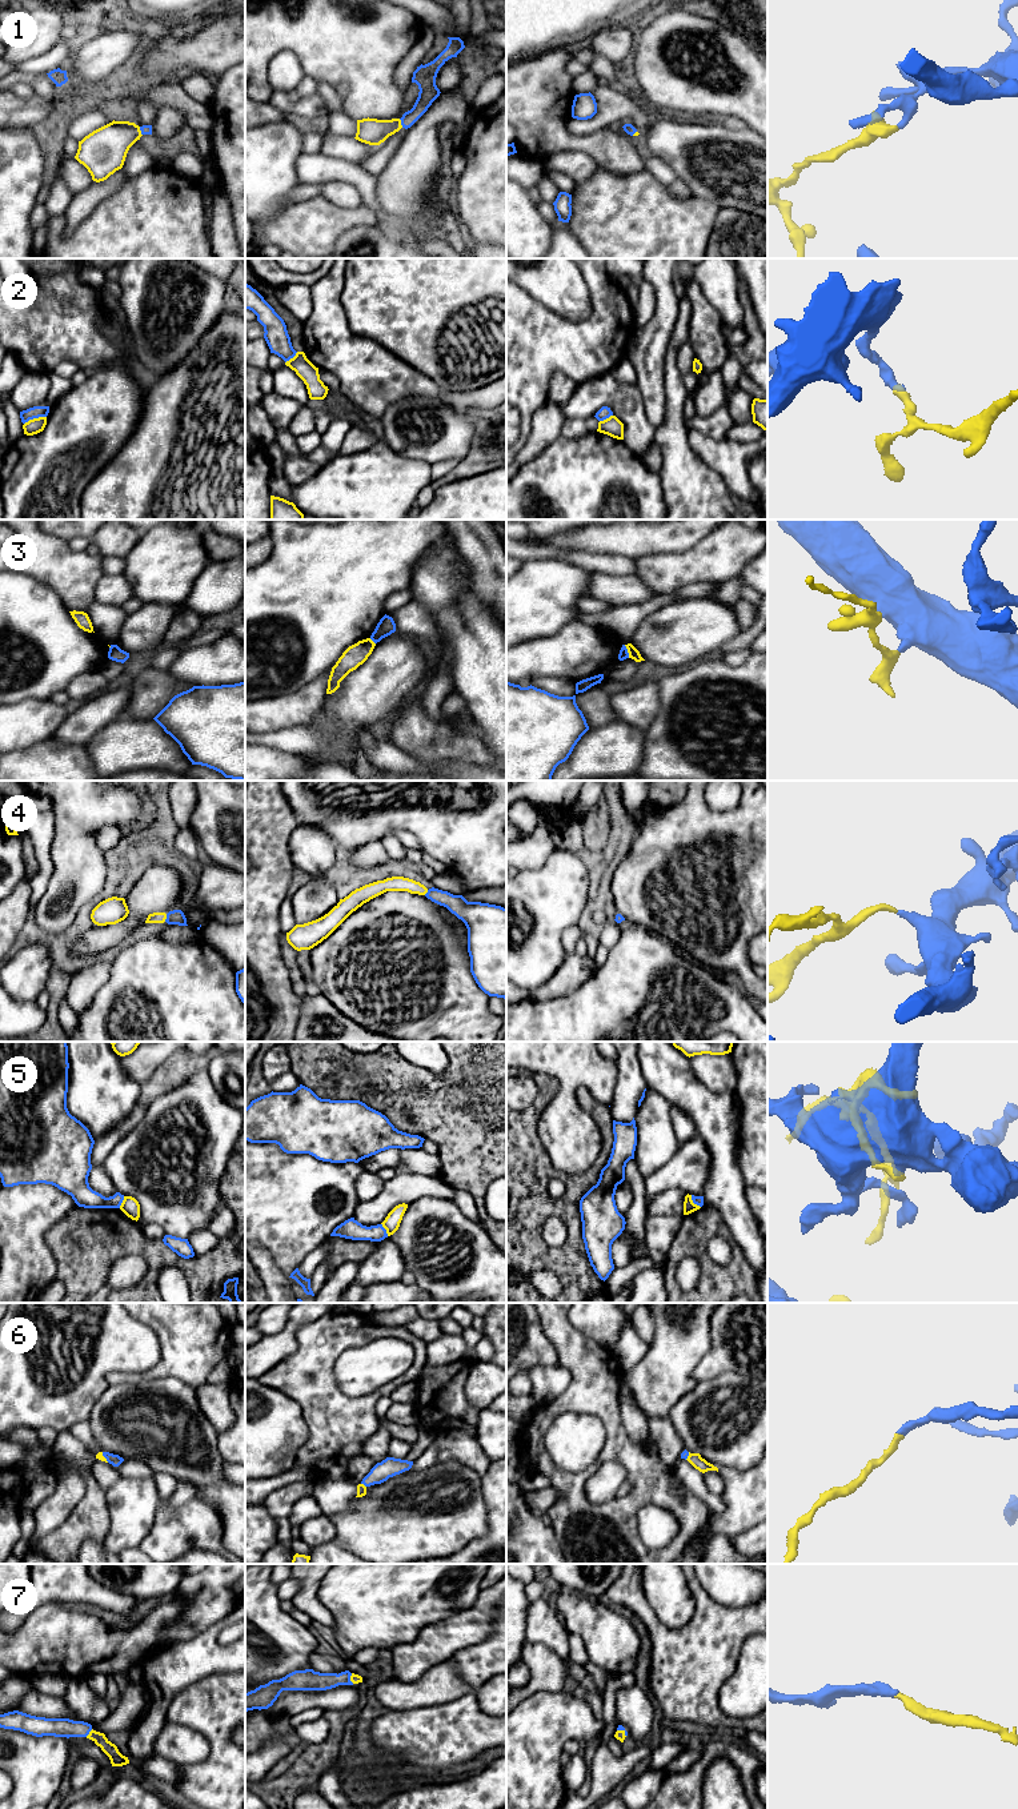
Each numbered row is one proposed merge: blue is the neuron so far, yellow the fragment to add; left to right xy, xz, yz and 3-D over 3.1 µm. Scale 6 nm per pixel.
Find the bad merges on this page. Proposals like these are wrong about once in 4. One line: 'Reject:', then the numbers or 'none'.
Reject: 2, 3, 5

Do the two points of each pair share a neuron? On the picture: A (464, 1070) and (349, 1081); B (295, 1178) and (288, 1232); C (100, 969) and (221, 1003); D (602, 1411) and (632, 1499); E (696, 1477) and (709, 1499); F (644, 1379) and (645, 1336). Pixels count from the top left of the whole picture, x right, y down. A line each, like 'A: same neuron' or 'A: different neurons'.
A: same neuron
B: same neuron
C: different neurons
D: same neuron
E: same neuron
F: different neurons

